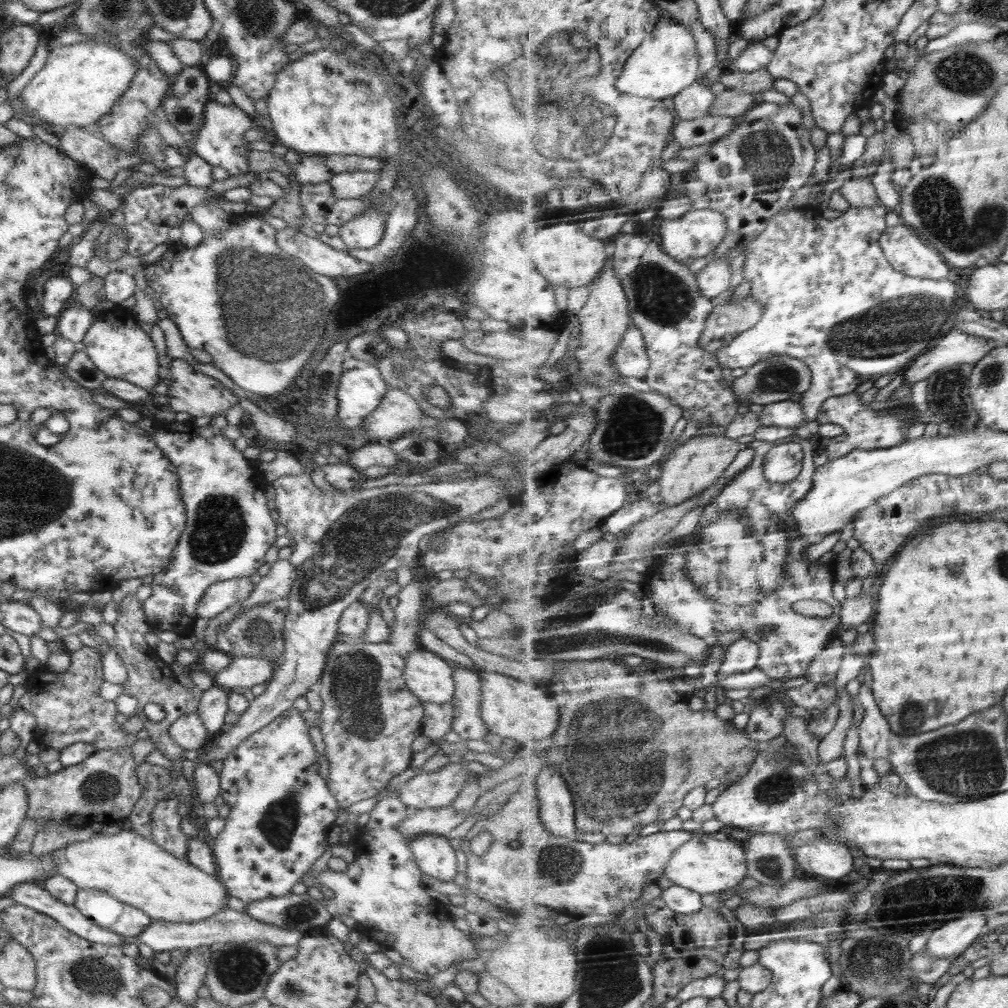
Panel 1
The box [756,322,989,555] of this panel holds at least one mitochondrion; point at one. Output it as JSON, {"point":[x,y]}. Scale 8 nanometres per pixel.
{"point":[950,398]}

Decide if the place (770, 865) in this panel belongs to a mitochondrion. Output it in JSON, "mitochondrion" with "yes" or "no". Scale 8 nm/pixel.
{"mitochondrion":"yes"}

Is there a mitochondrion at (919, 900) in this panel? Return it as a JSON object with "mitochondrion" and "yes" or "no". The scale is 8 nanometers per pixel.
{"mitochondrion":"yes"}

